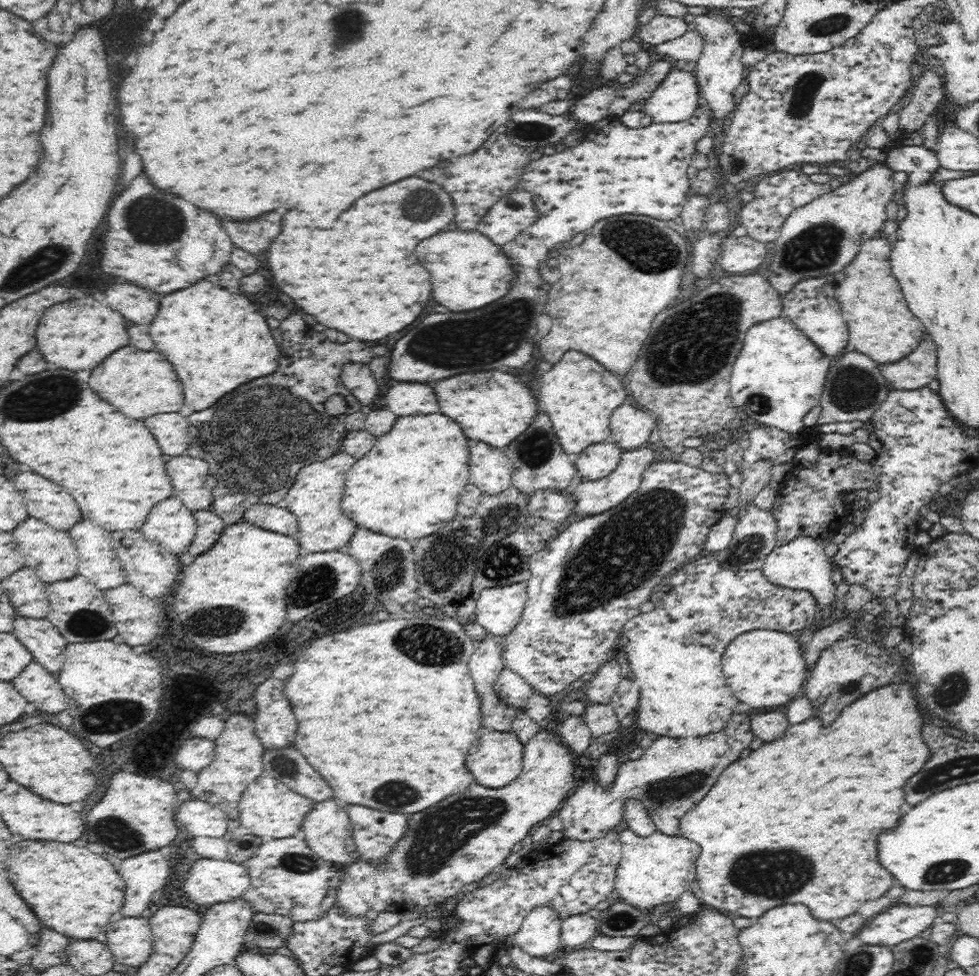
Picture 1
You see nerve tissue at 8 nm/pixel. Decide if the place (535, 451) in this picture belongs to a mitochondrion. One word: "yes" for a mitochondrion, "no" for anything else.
yes

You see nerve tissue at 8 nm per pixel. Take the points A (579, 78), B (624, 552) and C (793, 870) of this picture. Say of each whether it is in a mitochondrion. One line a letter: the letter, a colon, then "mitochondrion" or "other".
A: other
B: mitochondrion
C: mitochondrion

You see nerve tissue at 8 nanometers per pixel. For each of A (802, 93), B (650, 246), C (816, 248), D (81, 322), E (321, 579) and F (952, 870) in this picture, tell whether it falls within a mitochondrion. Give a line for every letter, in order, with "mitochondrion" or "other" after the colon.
A: mitochondrion
B: mitochondrion
C: mitochondrion
D: other
E: mitochondrion
F: mitochondrion

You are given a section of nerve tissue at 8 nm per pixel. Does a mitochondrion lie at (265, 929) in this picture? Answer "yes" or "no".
yes

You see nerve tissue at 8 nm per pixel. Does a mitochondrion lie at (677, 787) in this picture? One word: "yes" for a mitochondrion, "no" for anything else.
yes

